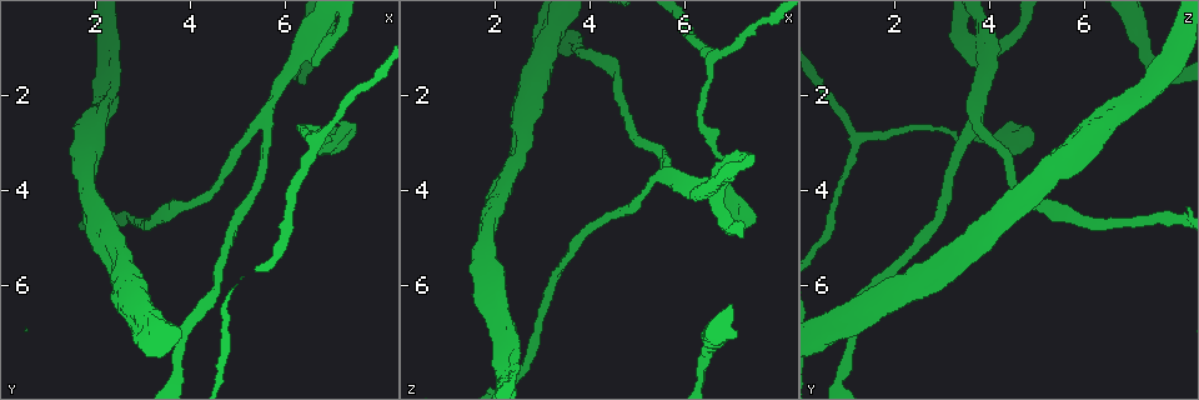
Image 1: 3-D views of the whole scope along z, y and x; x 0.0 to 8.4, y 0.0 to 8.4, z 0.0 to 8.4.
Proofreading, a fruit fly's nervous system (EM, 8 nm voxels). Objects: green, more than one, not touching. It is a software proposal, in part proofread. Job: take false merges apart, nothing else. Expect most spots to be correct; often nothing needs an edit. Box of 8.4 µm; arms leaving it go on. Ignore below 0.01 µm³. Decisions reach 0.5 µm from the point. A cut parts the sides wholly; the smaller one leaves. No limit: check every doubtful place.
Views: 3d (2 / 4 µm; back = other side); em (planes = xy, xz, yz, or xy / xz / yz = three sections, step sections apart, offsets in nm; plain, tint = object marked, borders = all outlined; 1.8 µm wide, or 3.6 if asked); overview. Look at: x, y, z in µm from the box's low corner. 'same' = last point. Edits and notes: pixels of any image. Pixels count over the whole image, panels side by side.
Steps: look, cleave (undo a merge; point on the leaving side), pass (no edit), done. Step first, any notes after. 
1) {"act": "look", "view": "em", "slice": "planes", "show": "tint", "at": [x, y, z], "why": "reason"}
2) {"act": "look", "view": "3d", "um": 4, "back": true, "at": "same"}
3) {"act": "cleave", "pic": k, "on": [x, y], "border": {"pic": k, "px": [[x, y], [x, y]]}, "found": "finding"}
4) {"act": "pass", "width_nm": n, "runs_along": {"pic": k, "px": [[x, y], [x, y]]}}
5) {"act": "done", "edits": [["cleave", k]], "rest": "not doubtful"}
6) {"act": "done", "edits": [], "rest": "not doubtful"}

{"act": "look", "view": "em", "slice": "yz", "step": 8, "show": "tint", "at": [5.50, 2.60, 3.75], "why": "two arms in line, one across"}

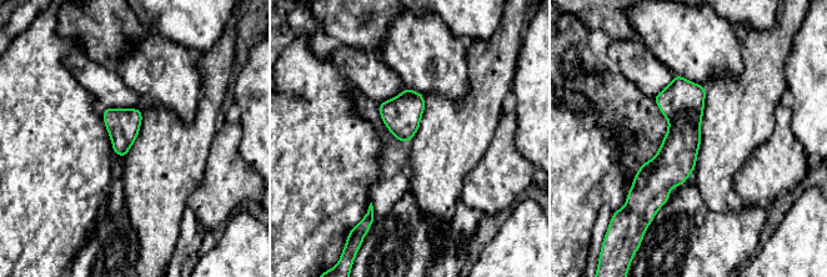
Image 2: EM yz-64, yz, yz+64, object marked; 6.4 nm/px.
{"act": "pass", "found": "all the same neuron"}

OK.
{"act": "look", "view": "em", "slice": "planes", "show": "plain", "at": [6.45, 0.95, 4.00], "why": "abrupt turn"}

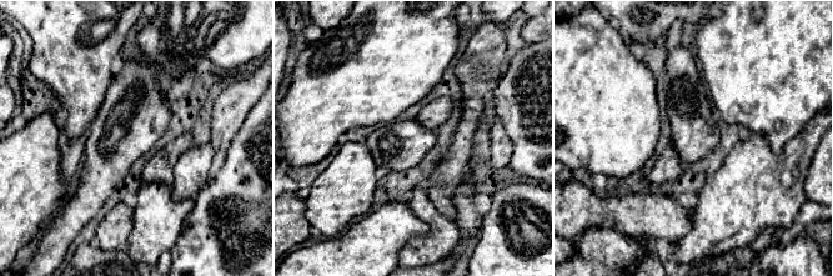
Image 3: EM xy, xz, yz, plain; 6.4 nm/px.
{"act": "look", "view": "em", "slice": "planes", "show": "tint", "at": "same"}

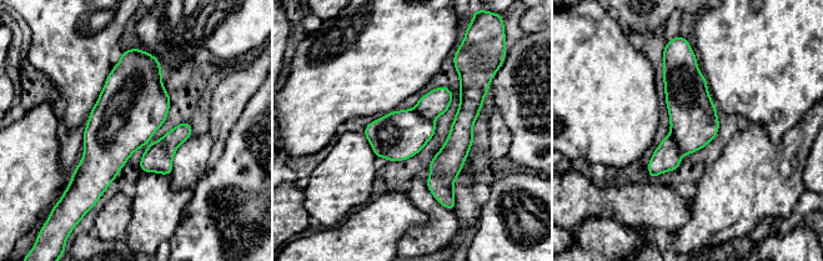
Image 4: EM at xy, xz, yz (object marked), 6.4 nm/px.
{"act": "pass", "runs_along": {"pic": 4, "px": [[686, 55], [686, 135], [652, 174]]}, "found": "continuous, no second neuron"}

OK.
{"act": "look", "view": "3d", "um": 2, "at": [2.45, 0.85, 7.75], "why": "touches itself"}

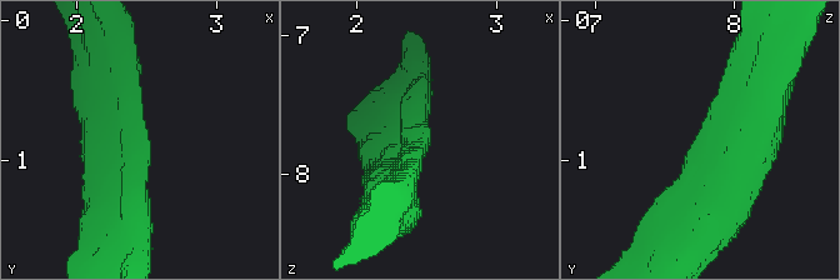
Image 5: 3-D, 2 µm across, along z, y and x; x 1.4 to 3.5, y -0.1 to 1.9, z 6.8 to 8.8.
{"act": "look", "view": "em", "slice": "planes", "show": "tint", "at": [2.52, 0.88, 7.72], "why": "shape alone is not enough"}

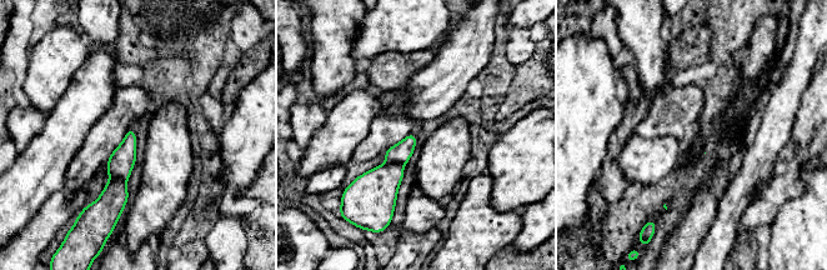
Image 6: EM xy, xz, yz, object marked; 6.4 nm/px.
{"act": "pass", "found": "continuous, no second neuron"}

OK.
{"act": "look", "view": "3d", "um": 2, "at": [6.55, 2.95, 1.20], "why": "abrupt turn"}

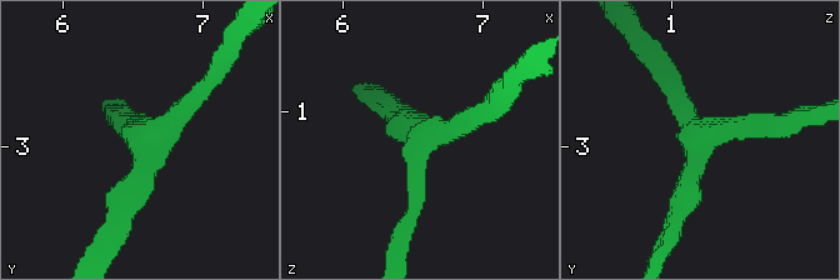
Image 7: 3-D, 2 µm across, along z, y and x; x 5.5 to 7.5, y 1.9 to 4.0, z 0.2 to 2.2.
{"act": "look", "view": "em", "slice": "yz", "step": 4, "show": "tint", "at": [6.60, 3.00, 1.18], "arms": 3}

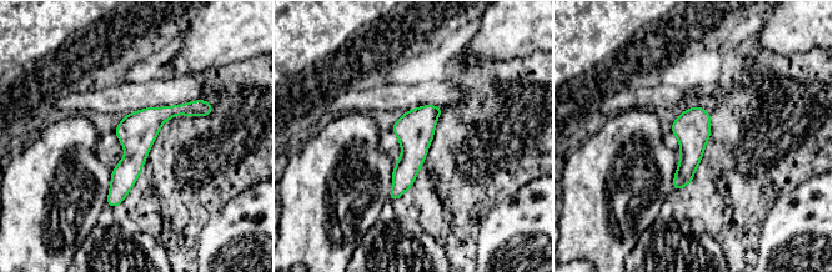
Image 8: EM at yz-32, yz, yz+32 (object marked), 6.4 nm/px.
{"act": "look", "view": "em", "slice": "planes", "show": "tint", "at": "same", "why": "cut it another way"}

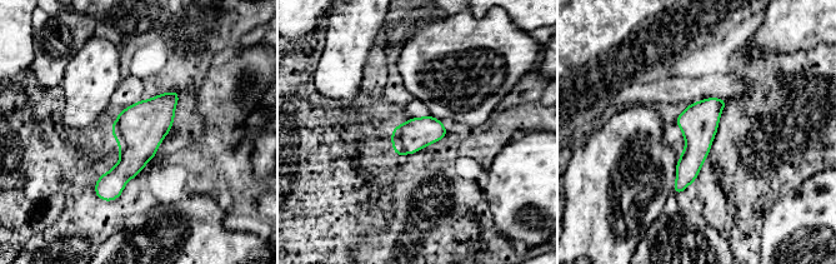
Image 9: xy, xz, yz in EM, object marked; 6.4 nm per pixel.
{"act": "pass", "runs_along": {"pic": 9, "px": [[722, 101], [699, 125], [676, 189]]}, "found": "all the same neuron"}

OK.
{"act": "done", "edits": [], "rest": "not doubtful"}

